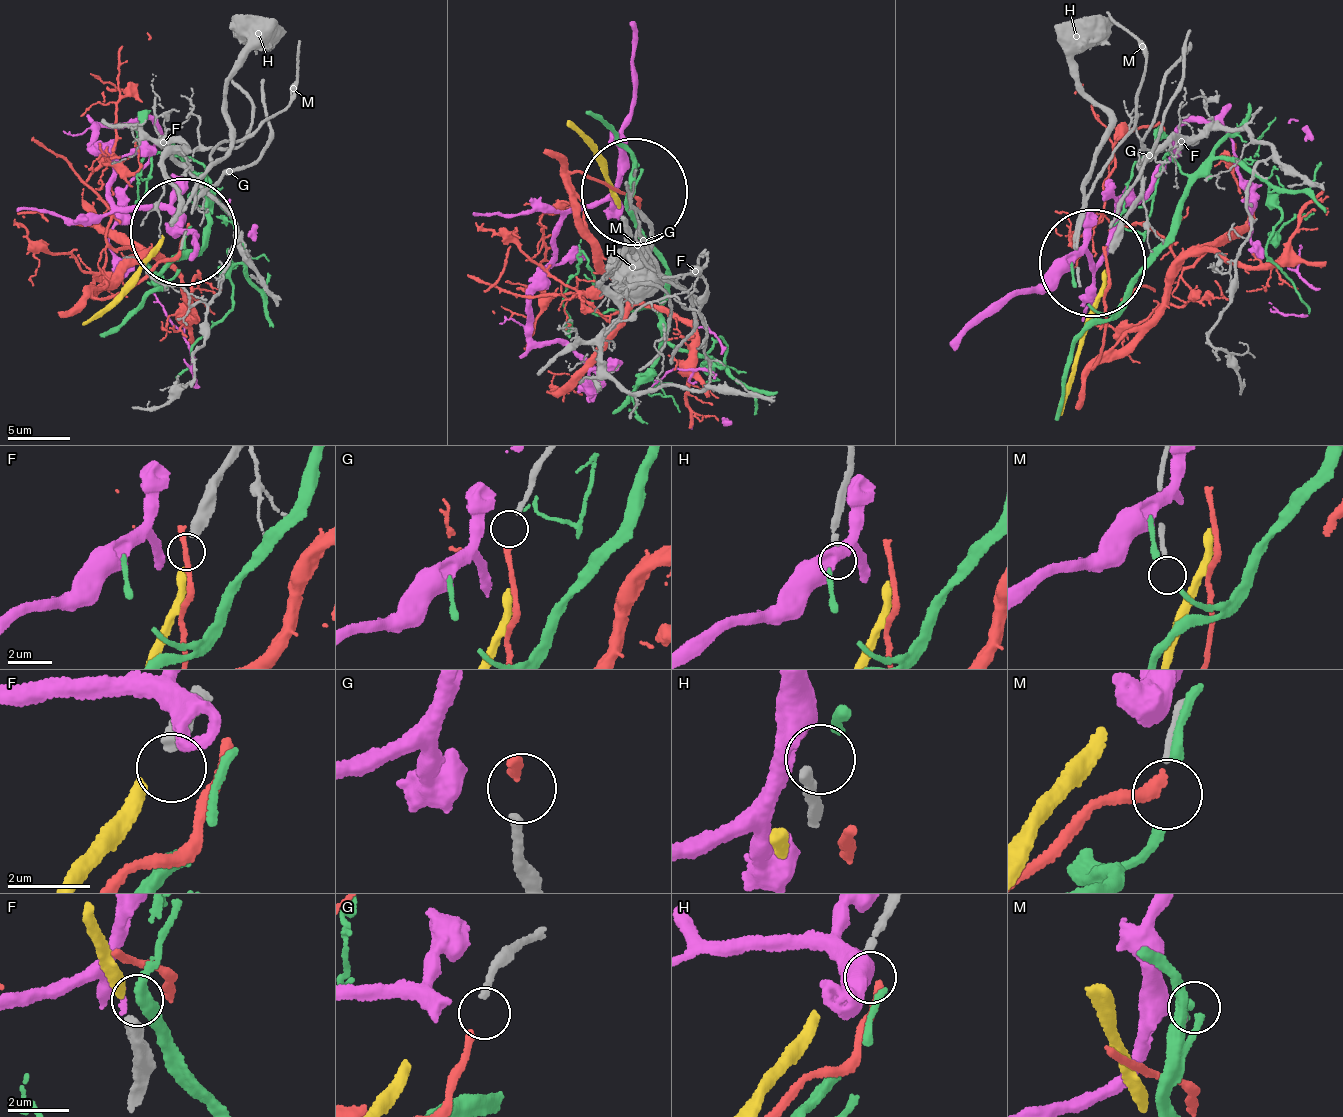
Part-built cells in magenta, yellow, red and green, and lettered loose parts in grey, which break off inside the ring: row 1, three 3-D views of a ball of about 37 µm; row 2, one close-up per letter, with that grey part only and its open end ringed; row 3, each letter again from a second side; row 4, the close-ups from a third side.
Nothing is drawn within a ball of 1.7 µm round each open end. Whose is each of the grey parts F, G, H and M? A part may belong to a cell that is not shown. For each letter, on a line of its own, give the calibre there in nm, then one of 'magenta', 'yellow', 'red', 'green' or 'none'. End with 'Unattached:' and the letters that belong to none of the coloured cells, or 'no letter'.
F: 460 nm thick; yellow
G: 200 nm thick; red
H: 240 nm thick; none
M: 190 nm thick; none
Unattached: H, M

